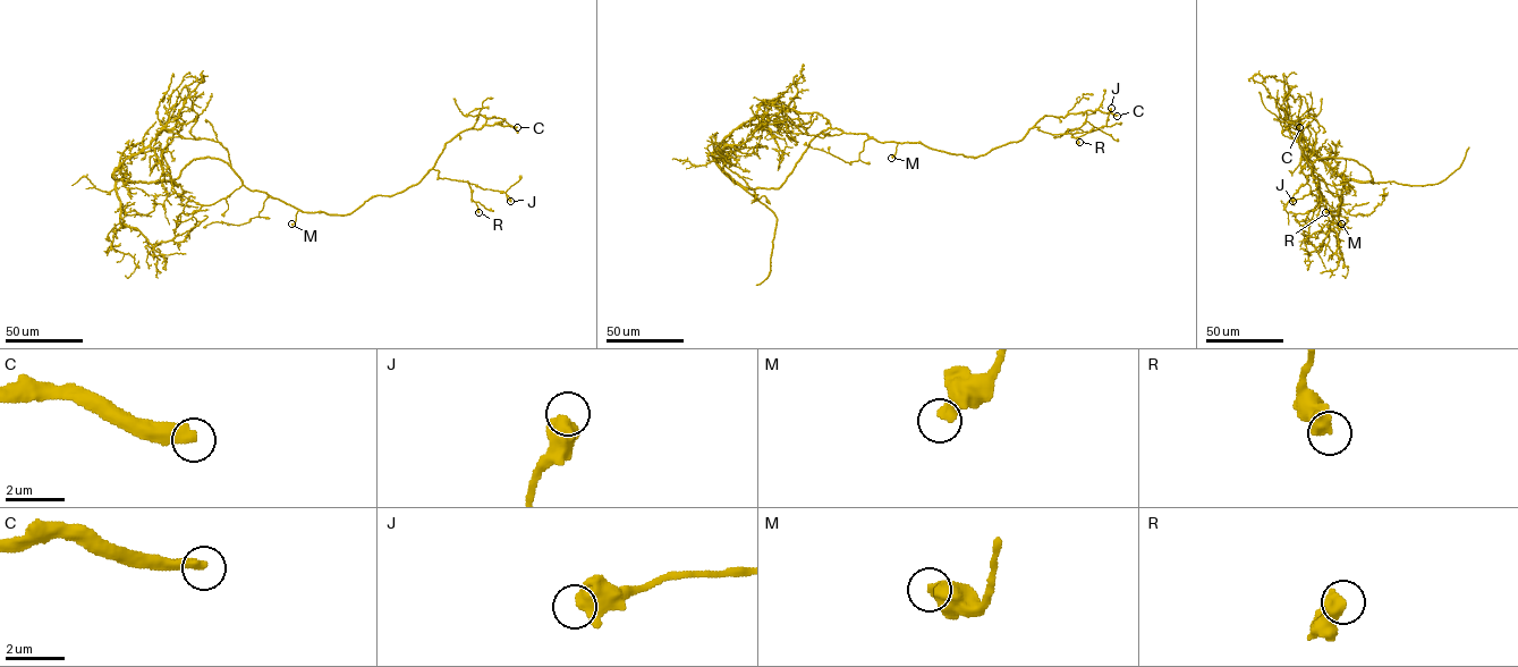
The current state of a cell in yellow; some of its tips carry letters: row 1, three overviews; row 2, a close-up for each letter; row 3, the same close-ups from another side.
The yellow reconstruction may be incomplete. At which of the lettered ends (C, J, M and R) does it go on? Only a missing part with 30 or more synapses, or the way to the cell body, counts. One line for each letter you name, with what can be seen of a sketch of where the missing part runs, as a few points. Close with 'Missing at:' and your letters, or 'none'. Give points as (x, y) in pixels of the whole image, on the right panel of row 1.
C: Course of what is missing: (1299, 127), (1302, 144), (1315, 158), (1319, 171), (1321, 205), (1315, 226)
Missing at: C

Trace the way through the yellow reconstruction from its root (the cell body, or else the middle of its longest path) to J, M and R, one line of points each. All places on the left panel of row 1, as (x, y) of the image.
J: (245, 186), (304, 212), (346, 214), (372, 196), (416, 185), (434, 169), (441, 178), (502, 191), (510, 201)
M: (245, 186), (296, 208), (296, 220), (291, 224)
R: (245, 186), (304, 212), (346, 214), (372, 196), (416, 185), (434, 169), (440, 178), (466, 182), (478, 212)

